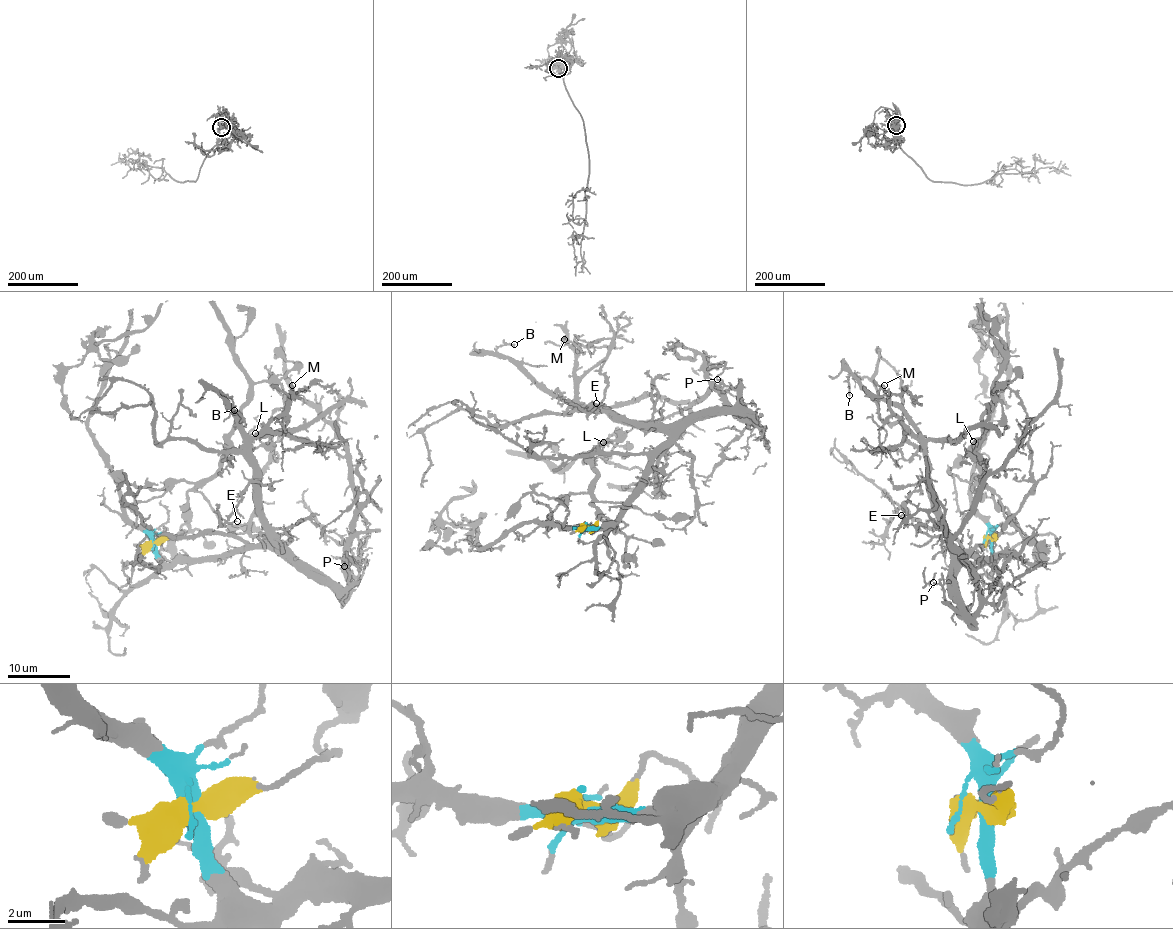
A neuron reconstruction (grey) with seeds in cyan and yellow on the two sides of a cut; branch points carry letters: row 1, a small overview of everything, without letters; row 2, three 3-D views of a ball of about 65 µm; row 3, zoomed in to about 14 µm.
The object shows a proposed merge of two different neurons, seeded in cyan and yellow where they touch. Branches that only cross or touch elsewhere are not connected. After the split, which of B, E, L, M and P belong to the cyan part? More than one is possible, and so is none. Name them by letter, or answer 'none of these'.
B, E, M, P

